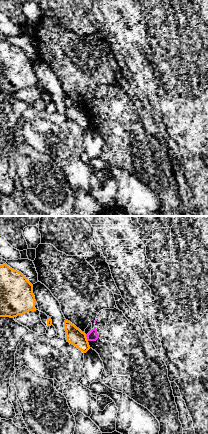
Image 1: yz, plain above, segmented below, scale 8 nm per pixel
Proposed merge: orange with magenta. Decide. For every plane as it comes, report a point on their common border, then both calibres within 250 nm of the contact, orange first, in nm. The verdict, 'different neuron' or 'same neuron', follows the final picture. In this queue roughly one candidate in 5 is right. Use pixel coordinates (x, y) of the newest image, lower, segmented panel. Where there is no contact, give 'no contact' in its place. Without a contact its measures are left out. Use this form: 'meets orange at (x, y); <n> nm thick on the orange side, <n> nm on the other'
meets orange at (86, 338); 140 nm thick on the orange side, 80 nm on the other

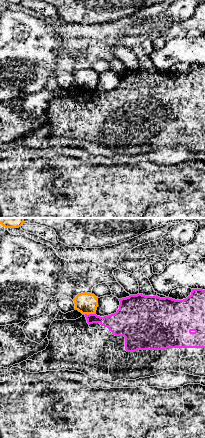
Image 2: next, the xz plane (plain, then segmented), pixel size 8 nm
meets orange at (89, 313); 170 nm thick on the orange side, 180 nm on the other

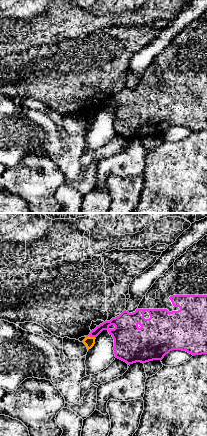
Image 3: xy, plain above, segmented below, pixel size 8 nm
meets orange at (89, 336); 80 nm thick on the orange side, 140 nm on the other

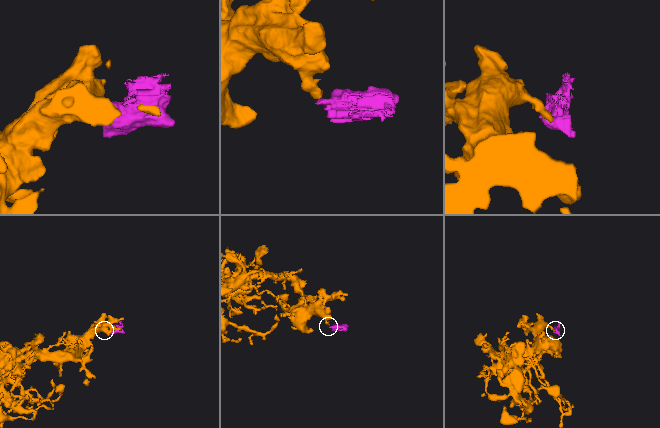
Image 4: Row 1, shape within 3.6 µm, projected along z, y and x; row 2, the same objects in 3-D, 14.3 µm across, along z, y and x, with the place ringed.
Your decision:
different neuron

